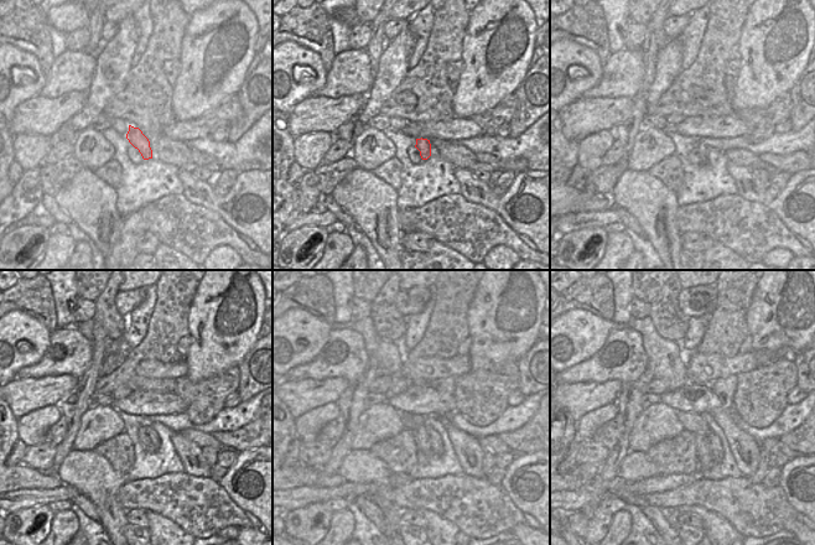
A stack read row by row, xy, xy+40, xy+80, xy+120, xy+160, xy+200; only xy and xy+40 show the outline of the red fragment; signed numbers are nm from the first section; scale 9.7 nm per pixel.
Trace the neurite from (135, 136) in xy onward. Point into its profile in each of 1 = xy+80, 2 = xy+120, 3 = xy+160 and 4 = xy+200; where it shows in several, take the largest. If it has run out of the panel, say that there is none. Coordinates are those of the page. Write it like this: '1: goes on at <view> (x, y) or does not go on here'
1: goes on at xy+80 (702, 149)
2: goes on at xy+120 (154, 446)
3: goes on at xy+160 (436, 449)
4: goes on at xy+200 (716, 450)

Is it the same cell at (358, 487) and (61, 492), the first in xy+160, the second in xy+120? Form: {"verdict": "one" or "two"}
{"verdict": "one"}

